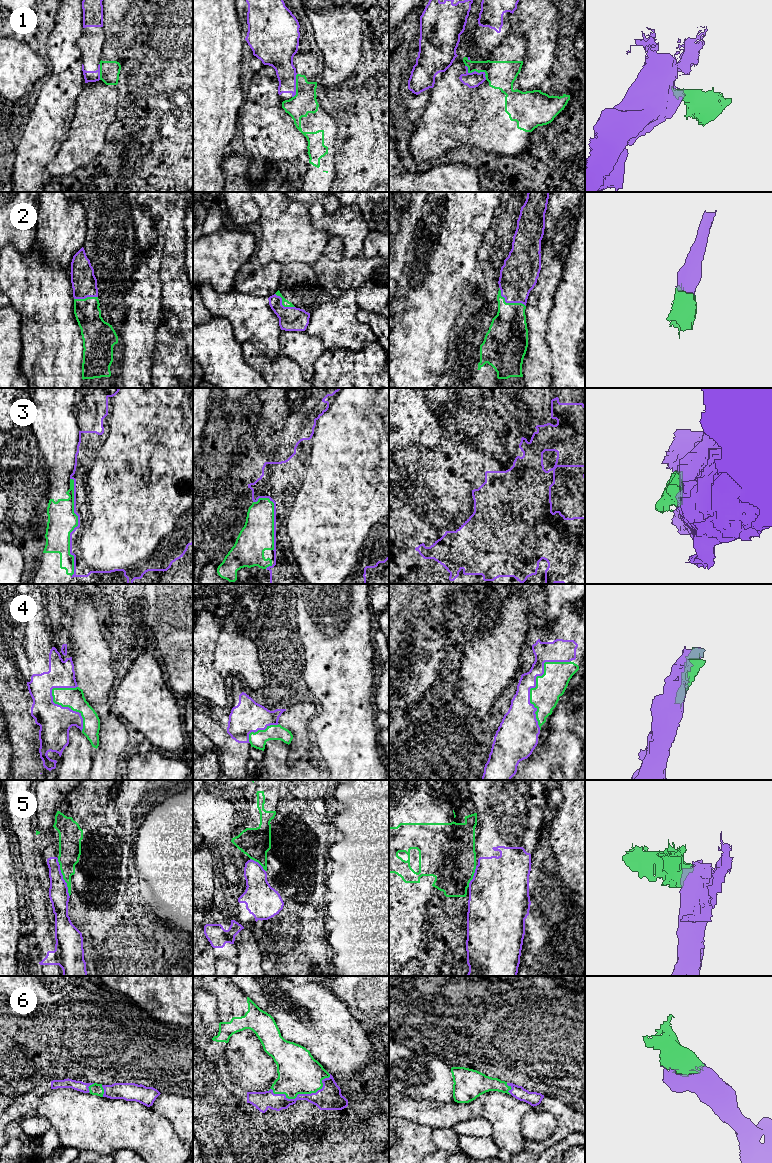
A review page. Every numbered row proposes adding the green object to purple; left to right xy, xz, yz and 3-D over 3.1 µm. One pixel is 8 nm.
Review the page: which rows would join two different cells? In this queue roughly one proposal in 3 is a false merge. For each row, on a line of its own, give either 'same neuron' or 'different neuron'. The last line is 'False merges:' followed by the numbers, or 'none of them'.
1: different neuron
2: same neuron
3: different neuron
4: same neuron
5: different neuron
6: same neuron
False merges: 1, 3, 5

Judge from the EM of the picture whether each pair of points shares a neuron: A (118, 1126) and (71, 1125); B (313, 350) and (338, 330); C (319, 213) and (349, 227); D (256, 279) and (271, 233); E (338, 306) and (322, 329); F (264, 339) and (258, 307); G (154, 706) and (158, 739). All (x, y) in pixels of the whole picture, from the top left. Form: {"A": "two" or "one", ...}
{"A": "one", "B": "two", "C": "one", "D": "two", "E": "one", "F": "one", "G": "one"}

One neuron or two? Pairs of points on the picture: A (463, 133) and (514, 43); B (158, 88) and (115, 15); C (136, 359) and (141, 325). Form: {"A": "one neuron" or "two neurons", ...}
{"A": "one neuron", "B": "two neurons", "C": "one neuron"}

